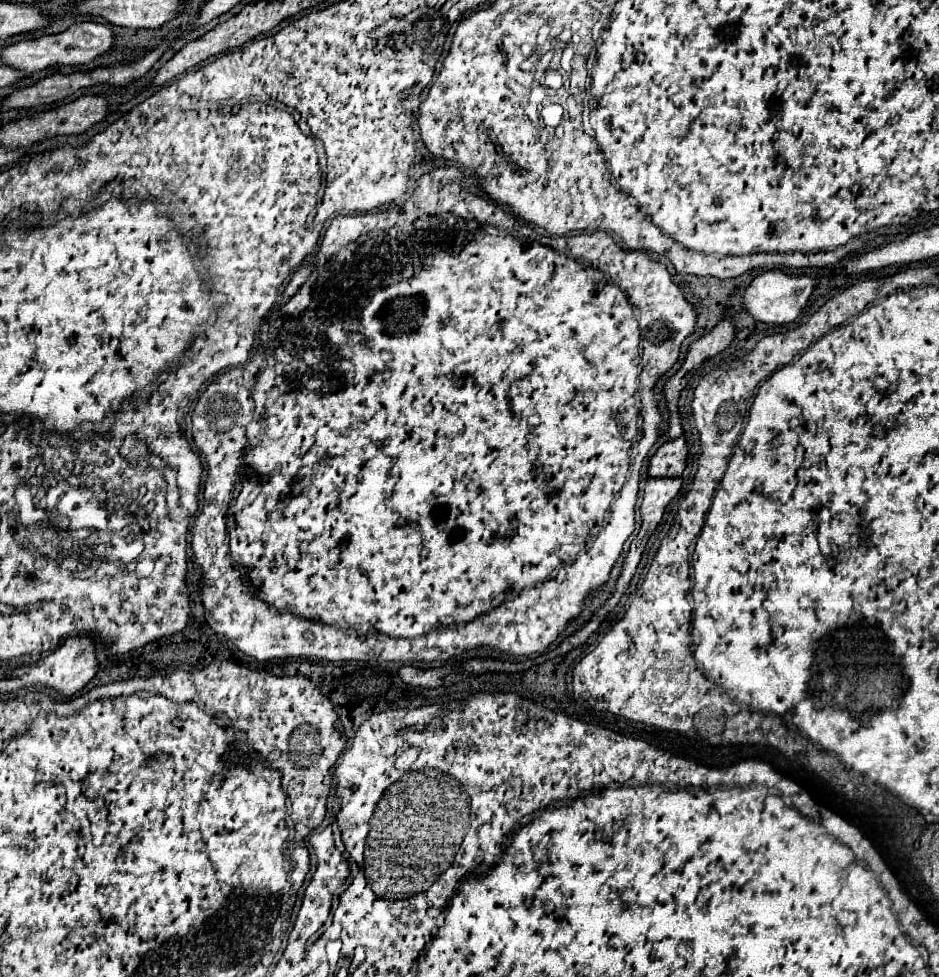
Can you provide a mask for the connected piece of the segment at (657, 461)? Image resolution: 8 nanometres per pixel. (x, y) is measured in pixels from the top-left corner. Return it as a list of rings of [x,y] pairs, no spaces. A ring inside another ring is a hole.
[[[685,438],[669,440],[649,460],[647,474],[651,478],[675,478],[675,476],[681,476],[681,472],[685,470],[685,460],[687,460]]]

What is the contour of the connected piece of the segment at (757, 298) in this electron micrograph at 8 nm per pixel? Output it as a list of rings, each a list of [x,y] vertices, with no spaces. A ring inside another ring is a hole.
[[[769,270],[769,272],[757,276],[747,286],[747,290],[743,294],[743,306],[759,322],[789,324],[801,314],[801,310],[807,304],[813,288],[815,288],[815,282],[811,278],[807,278],[807,276],[795,278],[795,276],[787,276],[787,274],[779,272],[779,270]]]

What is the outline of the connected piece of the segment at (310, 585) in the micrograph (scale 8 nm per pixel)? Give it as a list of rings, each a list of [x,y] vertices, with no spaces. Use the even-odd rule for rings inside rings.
[[[443,166],[443,168],[437,168],[437,170],[433,170],[433,172],[431,172],[431,174],[425,174],[425,176],[421,176],[421,178],[419,178],[419,182],[417,182],[417,188],[415,188],[415,192],[413,192],[413,196],[411,196],[411,198],[409,198],[409,200],[407,200],[407,202],[405,202],[405,204],[401,204],[401,206],[395,206],[395,208],[391,208],[391,210],[387,210],[387,212],[379,212],[379,214],[375,214],[375,216],[337,216],[337,218],[335,218],[335,220],[333,220],[333,222],[331,222],[331,226],[329,226],[329,228],[327,228],[327,232],[325,232],[325,236],[323,236],[323,242],[321,242],[321,246],[319,246],[319,252],[317,252],[317,254],[315,254],[315,256],[313,256],[313,258],[309,258],[309,260],[307,260],[307,262],[305,262],[305,266],[303,266],[303,268],[301,268],[301,270],[299,270],[299,272],[295,272],[295,274],[307,274],[307,280],[305,280],[305,286],[301,286],[301,290],[297,290],[297,292],[295,292],[295,274],[293,274],[293,278],[291,278],[291,282],[289,282],[289,284],[287,284],[287,288],[285,288],[285,292],[283,292],[283,298],[281,298],[281,302],[277,302],[277,306],[273,306],[273,308],[271,308],[271,314],[269,314],[269,316],[267,316],[267,318],[265,318],[265,322],[263,322],[263,324],[261,324],[261,330],[259,330],[259,338],[261,338],[261,344],[263,344],[263,348],[265,348],[265,356],[267,356],[267,366],[265,366],[265,370],[263,370],[263,372],[261,372],[261,374],[259,374],[259,378],[257,378],[257,372],[259,372],[259,370],[261,370],[261,368],[259,368],[259,364],[255,364],[255,362],[251,362],[251,364],[247,364],[247,366],[241,366],[241,368],[233,368],[233,370],[229,370],[229,372],[223,372],[223,374],[219,374],[219,376],[217,376],[217,378],[215,378],[215,380],[213,380],[213,382],[211,382],[211,384],[209,384],[209,386],[207,386],[207,388],[205,388],[205,392],[203,392],[203,394],[201,394],[201,396],[199,396],[199,400],[197,400],[197,406],[195,406],[195,410],[193,410],[193,440],[195,440],[195,444],[197,444],[197,448],[199,448],[199,450],[201,450],[201,452],[203,452],[203,454],[205,454],[205,458],[207,458],[207,464],[209,464],[209,474],[207,474],[207,480],[205,480],[205,490],[203,490],[203,508],[201,508],[201,514],[199,514],[199,516],[197,516],[197,520],[195,520],[195,528],[193,528],[193,540],[191,540],[191,544],[193,544],[193,560],[195,560],[195,564],[197,564],[197,566],[199,566],[199,568],[201,568],[201,572],[203,572],[203,580],[205,580],[205,586],[203,586],[203,594],[201,594],[201,598],[203,598],[203,606],[205,606],[205,618],[207,618],[207,622],[209,622],[209,626],[211,626],[211,628],[213,628],[213,632],[215,632],[215,634],[219,634],[219,636],[225,636],[225,638],[229,638],[229,640],[231,640],[231,642],[233,642],[233,644],[235,644],[235,646],[237,646],[237,648],[239,648],[239,650],[241,650],[241,652],[245,652],[245,654],[249,654],[249,656],[253,656],[253,658],[257,658],[257,660],[274,660],[274,659],[278,659],[278,658],[293,658],[293,659],[300,659],[300,658],[305,658],[305,659],[307,659],[307,660],[315,660],[315,658],[319,658],[319,660],[353,660],[353,661],[360,661],[360,660],[377,660],[377,661],[380,661],[380,662],[381,662],[381,661],[389,661],[389,662],[391,662],[391,661],[394,661],[394,662],[401,662],[401,663],[404,663],[404,664],[412,664],[412,662],[415,662],[415,660],[417,660],[417,662],[447,662],[447,660],[451,660],[451,658],[457,658],[457,656],[461,656],[461,654],[467,654],[467,652],[479,652],[479,650],[481,650],[481,652],[497,652],[497,656],[533,656],[533,654],[541,654],[541,652],[543,652],[543,650],[545,650],[545,648],[547,648],[547,646],[549,646],[549,644],[551,644],[551,642],[553,642],[553,640],[555,640],[555,638],[557,638],[557,634],[559,634],[559,632],[561,632],[561,630],[563,630],[563,628],[565,628],[565,624],[567,624],[567,622],[569,622],[569,620],[571,620],[571,618],[575,618],[575,616],[577,616],[577,614],[579,614],[579,612],[581,612],[581,606],[583,606],[583,600],[585,600],[585,596],[587,596],[587,594],[589,594],[589,592],[591,592],[591,590],[597,590],[597,588],[601,588],[601,586],[603,586],[603,584],[605,584],[605,582],[607,582],[607,578],[609,578],[609,572],[611,572],[611,568],[613,568],[613,564],[615,564],[615,562],[617,562],[617,558],[619,558],[619,554],[621,554],[621,550],[623,550],[623,544],[625,544],[625,540],[627,540],[627,538],[629,538],[629,534],[631,534],[631,532],[633,532],[633,531],[634,531],[634,528],[635,528],[635,517],[634,517],[634,514],[635,514],[635,512],[634,512],[634,510],[633,510],[633,506],[635,506],[635,504],[636,504],[636,501],[637,501],[637,498],[638,498],[638,489],[639,489],[639,480],[640,480],[640,473],[639,473],[639,470],[640,470],[640,468],[641,468],[641,466],[642,466],[642,463],[643,463],[643,460],[644,460],[644,458],[645,458],[645,457],[646,457],[646,456],[647,456],[647,454],[648,454],[648,452],[649,452],[649,450],[650,450],[650,449],[651,449],[651,446],[653,446],[653,444],[655,444],[655,440],[657,440],[657,438],[659,438],[659,437],[660,437],[660,436],[661,436],[661,435],[662,435],[662,434],[663,434],[663,433],[664,433],[664,432],[665,432],[665,430],[664,430],[664,429],[662,429],[662,417],[661,417],[661,414],[659,414],[659,410],[657,410],[657,402],[655,402],[655,398],[653,398],[653,386],[655,386],[655,382],[657,382],[657,378],[659,378],[659,376],[663,376],[663,374],[665,374],[665,372],[667,372],[667,370],[669,370],[669,368],[671,368],[671,366],[673,366],[673,364],[675,364],[675,362],[677,362],[677,356],[679,356],[679,346],[681,346],[681,342],[683,342],[683,340],[685,340],[685,338],[687,338],[687,336],[689,336],[689,334],[691,334],[691,332],[693,332],[693,326],[695,326],[695,316],[697,316],[697,314],[695,314],[695,310],[693,310],[693,306],[691,306],[691,304],[689,304],[689,302],[687,302],[687,300],[685,300],[685,296],[683,296],[683,292],[681,292],[681,290],[679,290],[679,288],[677,288],[677,286],[675,286],[675,284],[673,284],[673,282],[671,282],[671,276],[669,276],[669,272],[667,272],[667,268],[665,268],[665,266],[663,266],[663,264],[659,264],[659,262],[655,262],[655,260],[651,260],[651,258],[649,258],[649,256],[647,256],[647,254],[645,254],[645,252],[629,252],[629,254],[625,254],[625,252],[621,252],[621,248],[619,248],[619,246],[617,246],[617,244],[615,244],[615,242],[613,242],[613,240],[611,240],[611,238],[609,238],[609,236],[607,236],[607,234],[577,234],[577,236],[563,236],[563,238],[549,238],[549,236],[541,236],[541,234],[537,234],[537,232],[535,232],[535,230],[533,230],[533,228],[531,228],[531,226],[527,226],[527,224],[521,224],[521,226],[523,226],[523,228],[525,228],[525,230],[523,230],[523,234],[525,234],[525,236],[523,236],[523,238],[527,238],[527,240],[535,240],[535,242],[527,242],[527,240],[523,240],[523,238],[519,238],[519,236],[517,236],[517,234],[513,234],[513,232],[505,232],[505,230],[497,230],[497,228],[495,228],[495,226],[491,226],[491,224],[487,224],[487,220],[488,220],[488,218],[489,218],[489,214],[486,214],[486,213],[485,213],[485,206],[489,206],[489,207],[490,207],[490,206],[491,206],[491,210],[492,210],[492,208],[493,208],[493,206],[494,206],[494,208],[495,208],[495,203],[493,203],[493,202],[491,202],[491,201],[490,201],[490,200],[487,200],[487,199],[483,199],[483,197],[482,197],[482,196],[479,196],[479,195],[477,195],[477,194],[473,194],[473,192],[471,192],[471,190],[469,190],[469,188],[468,188],[468,186],[466,186],[466,185],[464,185],[464,186],[462,186],[462,184],[461,184],[461,182],[462,182],[462,181],[463,181],[463,180],[464,180],[464,178],[463,178],[463,176],[462,176],[462,174],[461,174],[461,171],[460,171],[460,170],[459,170],[459,168],[455,168],[455,166],[451,166],[451,168],[447,168],[447,166]],[[511,468],[515,468],[515,470],[513,470],[513,472],[519,472],[519,474],[517,474],[517,476],[515,476],[515,480],[511,480]],[[625,514],[631,514],[631,518],[629,518],[629,526],[625,526],[625,522],[627,522],[627,520],[625,520],[625,518],[623,518],[623,516],[625,516]],[[603,522],[605,522],[605,532],[603,532],[603,530],[601,530],[601,532],[599,532],[599,534],[597,534],[597,538],[595,538],[595,540],[591,540],[591,542],[589,542],[589,544],[587,544],[587,540],[589,540],[589,538],[591,538],[591,536],[593,536],[593,532],[595,532],[595,526],[599,526],[599,528],[601,528],[601,526],[603,526]],[[229,544],[231,544],[231,556],[233,556],[233,558],[235,558],[235,562],[237,562],[237,564],[239,564],[239,568],[241,568],[241,574],[237,574],[237,566],[233,566],[233,558],[229,558]],[[560,570],[561,570],[561,574],[563,574],[563,576],[565,576],[565,580],[557,580],[557,576],[556,576],[556,575],[557,575],[557,573],[558,573],[558,572],[559,572],[559,571],[560,571]],[[457,622],[463,622],[463,624],[459,624],[459,626],[457,626],[457,628],[453,628],[453,632],[451,632],[451,628],[445,628],[445,630],[437,630],[437,628],[443,628],[443,626],[449,626],[449,624],[457,624]],[[333,626],[337,626],[337,628],[341,628],[341,630],[355,630],[355,632],[357,632],[357,634],[385,634],[385,636],[391,636],[391,638],[383,638],[383,640],[377,640],[377,638],[359,638],[359,636],[351,636],[351,634],[345,634],[345,632],[341,632],[341,630],[337,630],[337,628],[333,628]]]

